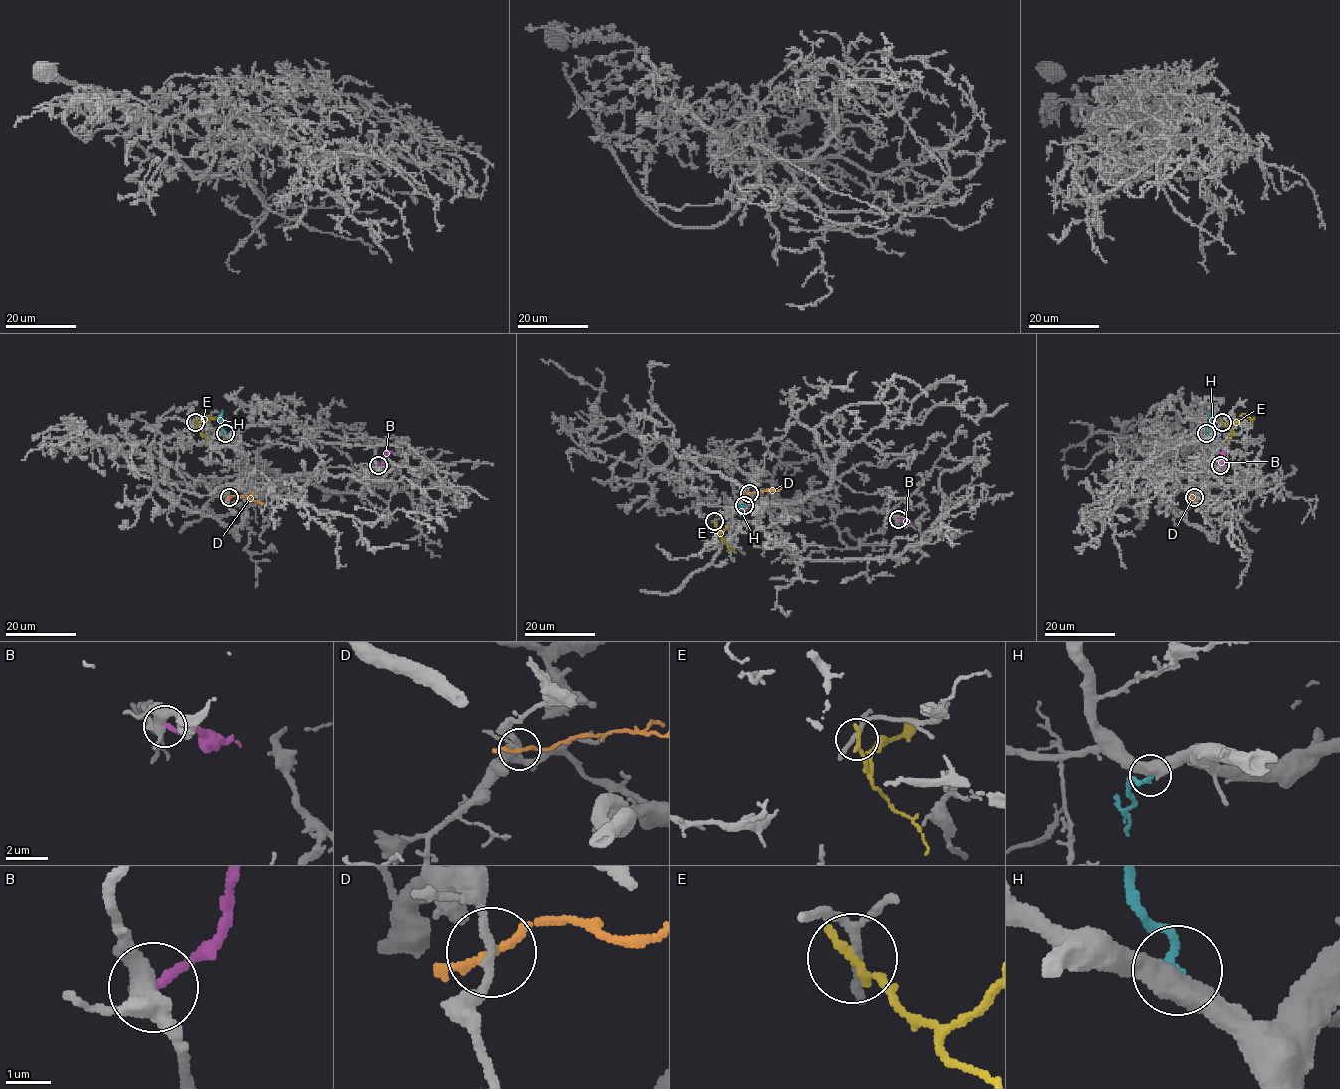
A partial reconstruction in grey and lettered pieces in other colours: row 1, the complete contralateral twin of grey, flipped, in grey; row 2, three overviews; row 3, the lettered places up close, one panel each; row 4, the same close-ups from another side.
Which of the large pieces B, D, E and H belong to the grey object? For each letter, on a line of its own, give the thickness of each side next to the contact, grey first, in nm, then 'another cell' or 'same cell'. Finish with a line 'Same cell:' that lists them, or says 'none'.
B: calibres 380 and 190 nm; another cell
D: calibres 170 and 160 nm; another cell
E: calibres 200 and 240 nm; another cell
H: calibres 480 and 190 nm; another cell
Same cell: none

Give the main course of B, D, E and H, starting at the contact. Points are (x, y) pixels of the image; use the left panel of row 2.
B: (378, 466), (391, 450)
D: (229, 497), (245, 495), (262, 504)
E: (195, 422), (197, 427), (205, 418), (216, 417)
H: (225, 434), (220, 416), (222, 411)

